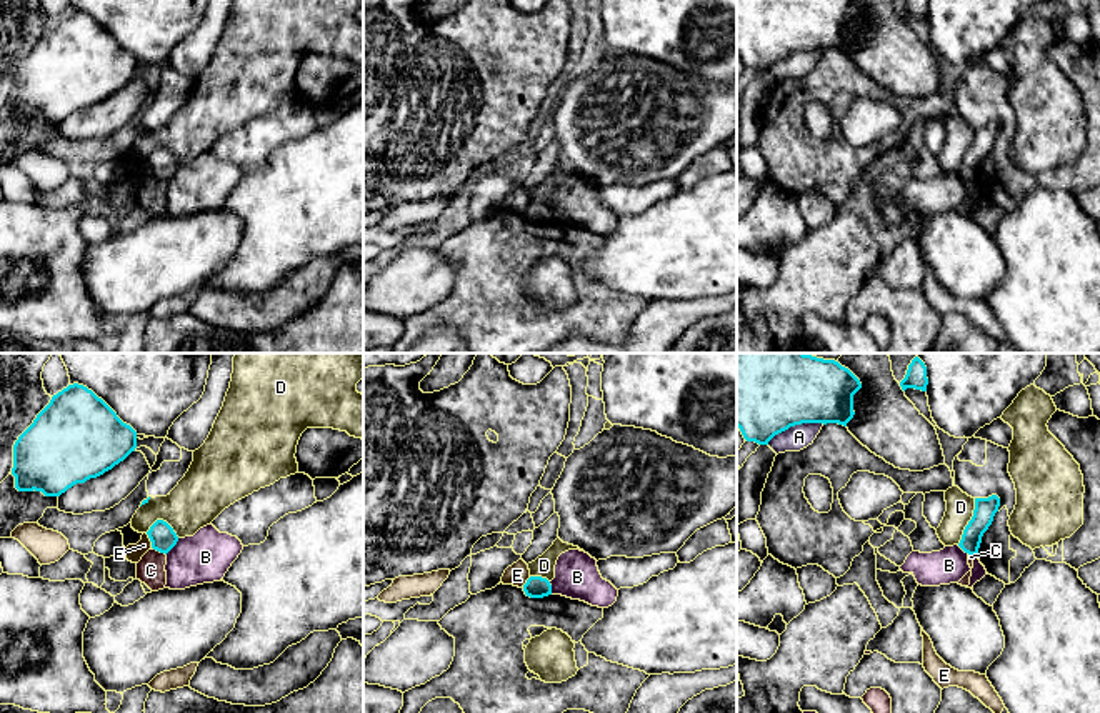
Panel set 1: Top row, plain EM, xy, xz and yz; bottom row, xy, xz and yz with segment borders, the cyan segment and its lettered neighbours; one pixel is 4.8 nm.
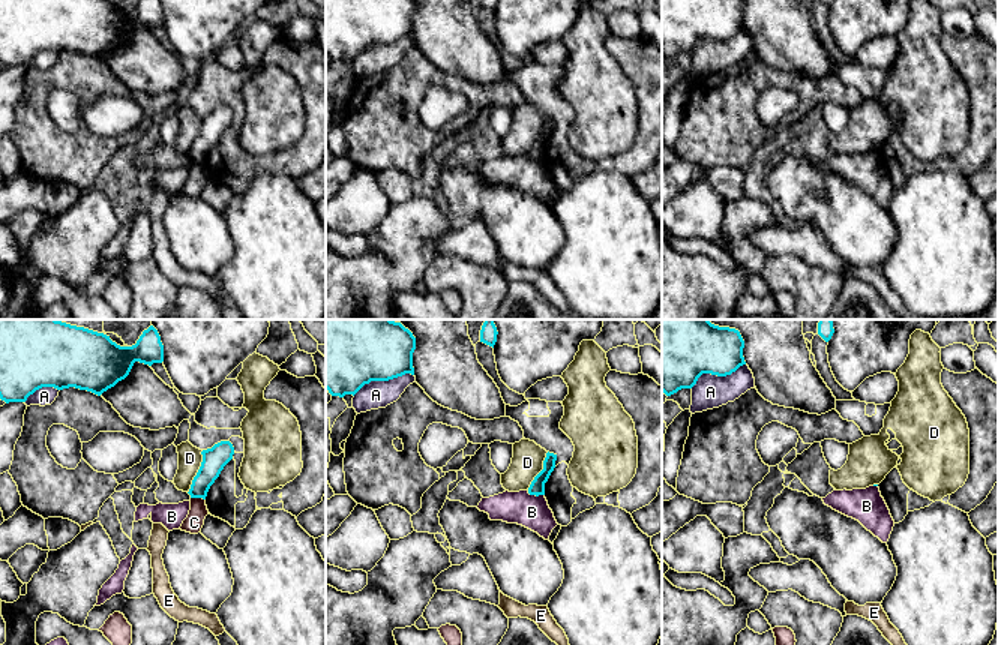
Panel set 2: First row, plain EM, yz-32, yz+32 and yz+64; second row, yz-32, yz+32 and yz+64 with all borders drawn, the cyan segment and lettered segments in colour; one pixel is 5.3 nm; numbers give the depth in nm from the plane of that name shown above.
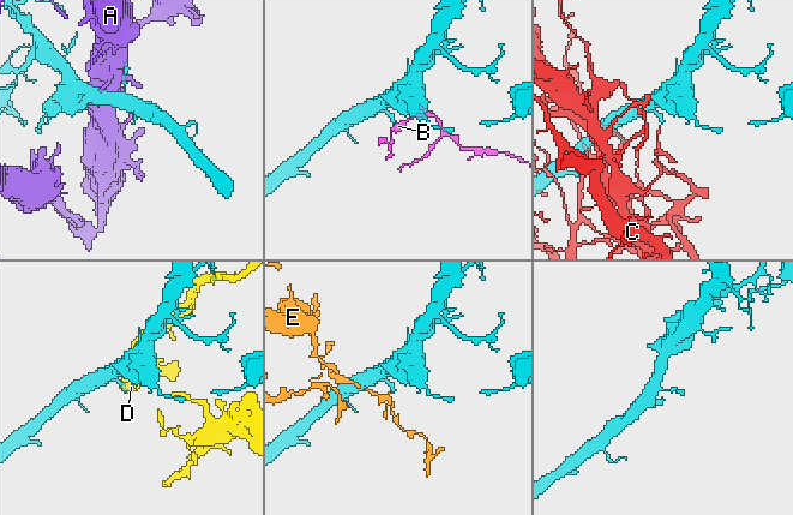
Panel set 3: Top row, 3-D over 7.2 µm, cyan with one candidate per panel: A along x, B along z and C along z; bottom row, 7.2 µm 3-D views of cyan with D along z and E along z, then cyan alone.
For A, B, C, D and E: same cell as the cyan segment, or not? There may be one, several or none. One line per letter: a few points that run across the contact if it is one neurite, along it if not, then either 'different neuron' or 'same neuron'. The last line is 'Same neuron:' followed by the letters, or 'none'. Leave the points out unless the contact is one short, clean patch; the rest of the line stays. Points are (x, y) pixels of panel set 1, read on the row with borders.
A: different neuron
B: line xy (179, 538), (165, 553); different neuron
C: different neuron
D: different neuron
E: line xy (145, 533), (152, 547); different neuron
Same neuron: none

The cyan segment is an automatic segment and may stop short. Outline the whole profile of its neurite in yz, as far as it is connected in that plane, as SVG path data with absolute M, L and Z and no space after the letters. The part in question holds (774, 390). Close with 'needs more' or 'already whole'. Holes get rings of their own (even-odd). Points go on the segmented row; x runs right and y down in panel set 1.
M737 353L737 426L758 445L802 423L847 426L860 388L860 380L835 360Z; already whole

